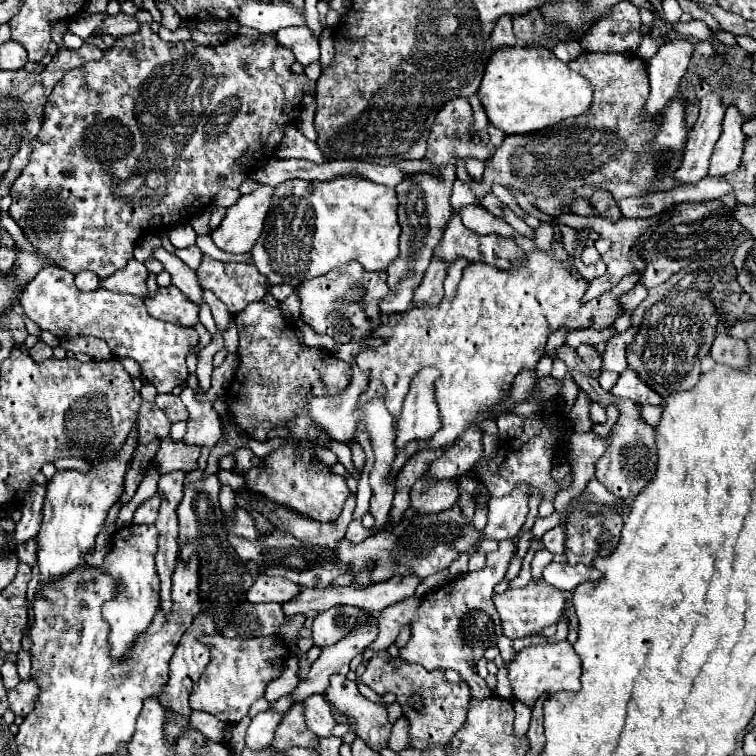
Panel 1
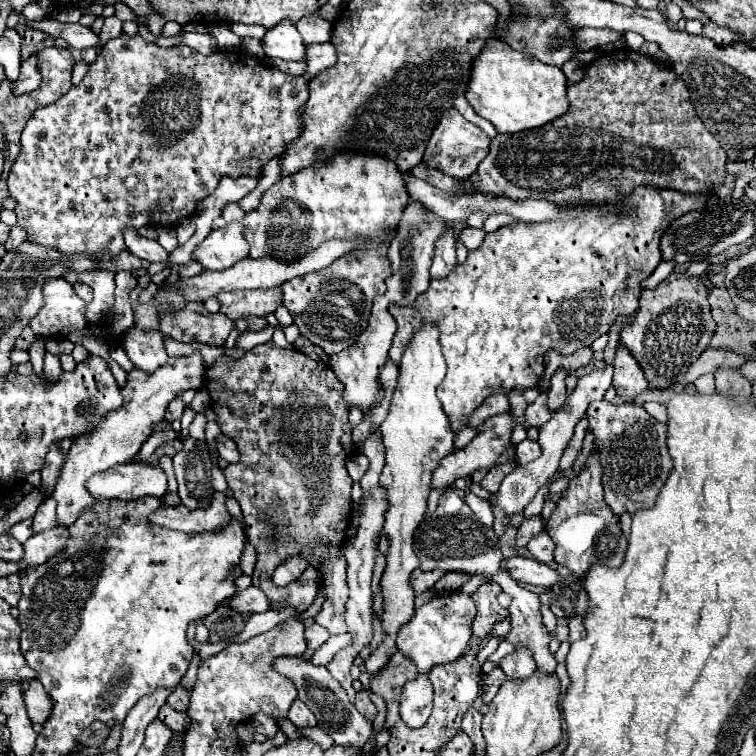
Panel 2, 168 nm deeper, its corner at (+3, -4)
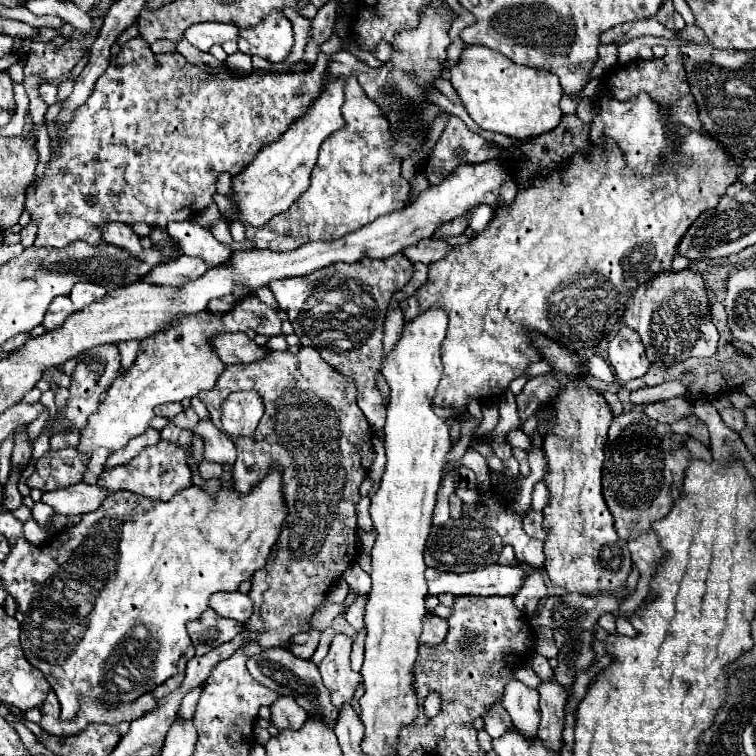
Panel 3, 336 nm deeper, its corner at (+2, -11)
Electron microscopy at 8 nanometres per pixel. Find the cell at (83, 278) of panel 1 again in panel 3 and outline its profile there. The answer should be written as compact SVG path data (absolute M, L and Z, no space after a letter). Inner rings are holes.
M78 282L72 288L72 292L70 292L70 300L72 300L72 304L74 304L76 310L82 310L84 306L100 300L104 294L106 294L106 288L102 288L98 284L90 284L90 282L82 282L80 284Z

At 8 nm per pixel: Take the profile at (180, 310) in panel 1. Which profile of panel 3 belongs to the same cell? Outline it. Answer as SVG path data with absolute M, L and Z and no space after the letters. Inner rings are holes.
M244 332L222 334L212 342L224 364L252 364L254 360L262 360L266 358L266 354L270 354L266 348L250 340Z

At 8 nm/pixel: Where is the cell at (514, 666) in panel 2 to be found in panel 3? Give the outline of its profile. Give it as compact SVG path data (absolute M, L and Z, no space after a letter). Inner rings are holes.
M512 680L502 698L502 706L508 712L514 730L522 732L526 740L536 740L538 734L538 692L522 684L520 680Z

